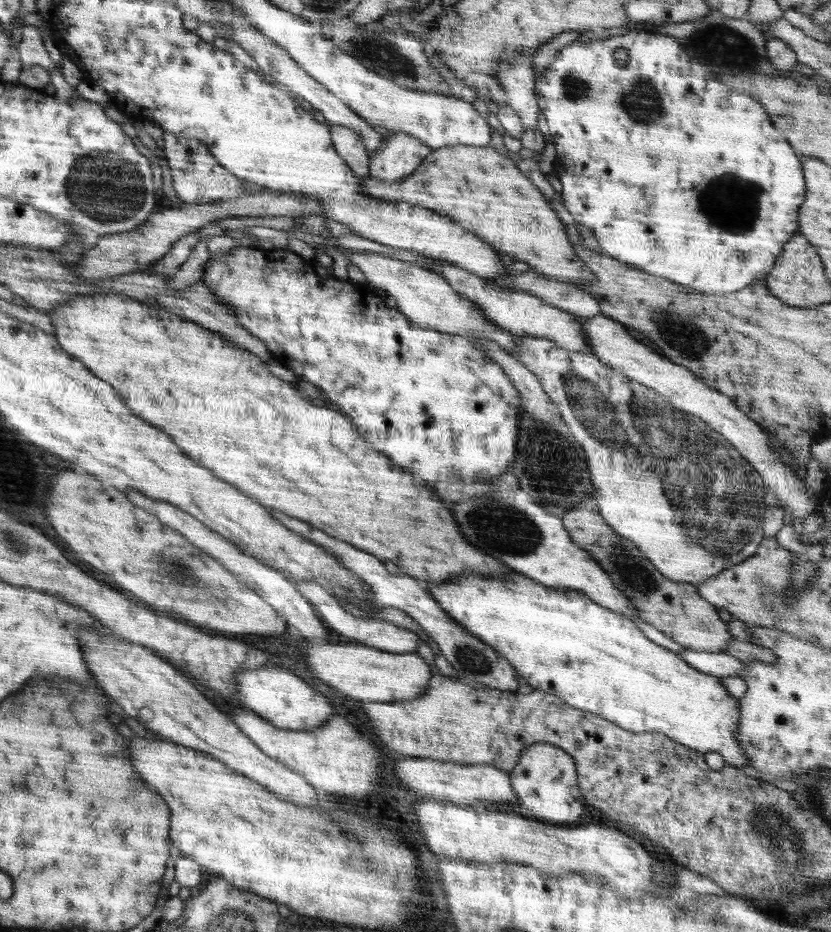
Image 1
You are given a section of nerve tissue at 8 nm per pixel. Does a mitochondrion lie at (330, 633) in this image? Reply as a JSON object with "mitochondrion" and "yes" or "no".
{"mitochondrion":"no"}

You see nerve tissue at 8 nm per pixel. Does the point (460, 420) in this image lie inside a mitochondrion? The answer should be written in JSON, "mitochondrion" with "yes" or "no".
{"mitochondrion":"no"}

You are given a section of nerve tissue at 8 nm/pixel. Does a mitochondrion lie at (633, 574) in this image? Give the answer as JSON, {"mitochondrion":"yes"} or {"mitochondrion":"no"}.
{"mitochondrion":"yes"}

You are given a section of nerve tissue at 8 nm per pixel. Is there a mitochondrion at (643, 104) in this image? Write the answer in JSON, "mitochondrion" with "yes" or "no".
{"mitochondrion":"yes"}

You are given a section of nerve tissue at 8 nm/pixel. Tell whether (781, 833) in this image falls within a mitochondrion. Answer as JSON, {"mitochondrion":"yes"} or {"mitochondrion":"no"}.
{"mitochondrion":"yes"}

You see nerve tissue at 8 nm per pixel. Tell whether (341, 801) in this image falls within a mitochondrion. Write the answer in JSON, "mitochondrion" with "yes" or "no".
{"mitochondrion":"no"}

